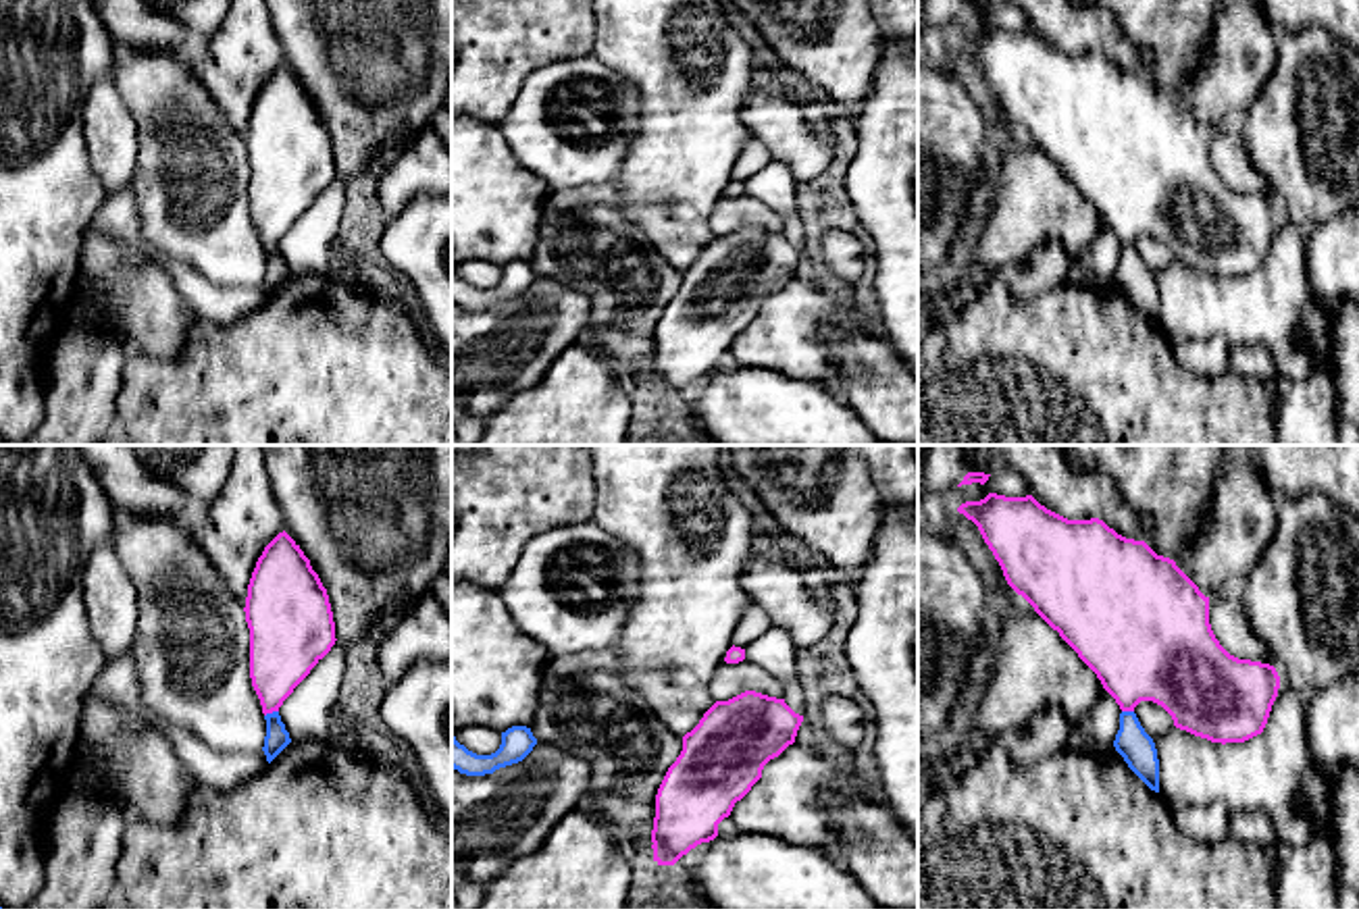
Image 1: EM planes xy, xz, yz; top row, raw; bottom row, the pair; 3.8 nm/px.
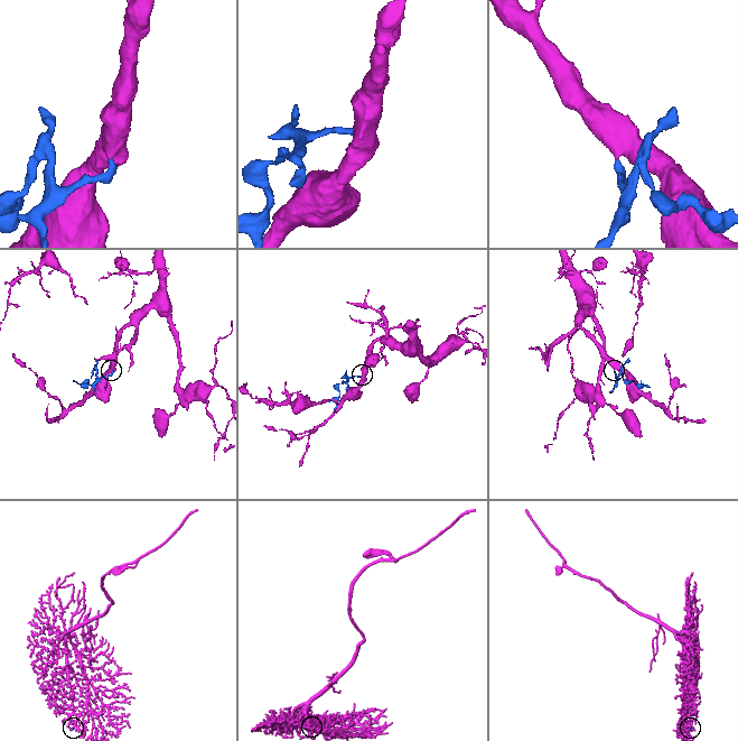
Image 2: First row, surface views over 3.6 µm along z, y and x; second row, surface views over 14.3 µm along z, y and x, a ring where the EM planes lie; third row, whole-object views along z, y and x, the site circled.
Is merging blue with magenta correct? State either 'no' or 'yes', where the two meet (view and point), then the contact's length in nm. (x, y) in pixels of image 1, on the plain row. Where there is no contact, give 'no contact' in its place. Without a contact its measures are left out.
yes | xy (273, 246) | 60 nm

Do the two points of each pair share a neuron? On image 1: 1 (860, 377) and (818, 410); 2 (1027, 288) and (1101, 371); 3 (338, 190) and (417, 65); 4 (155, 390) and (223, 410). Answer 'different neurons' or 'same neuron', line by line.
1: different neurons
2: different neurons
3: different neurons
4: same neuron

